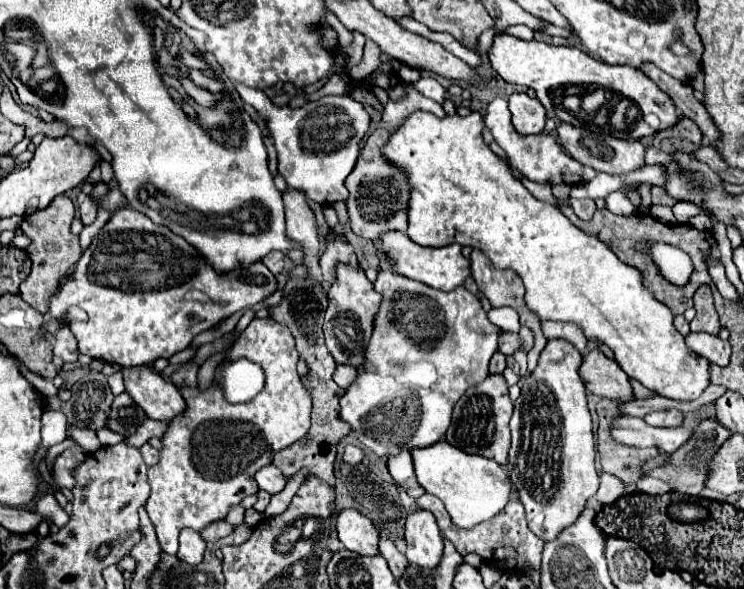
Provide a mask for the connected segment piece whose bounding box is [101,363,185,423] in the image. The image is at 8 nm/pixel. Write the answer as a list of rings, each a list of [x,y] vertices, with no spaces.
[[[106,363],[101,372],[108,377],[117,371],[123,373],[125,393],[131,395],[131,399],[147,413],[147,417],[169,423],[175,415],[185,411],[185,399],[181,391],[151,367],[121,367]]]

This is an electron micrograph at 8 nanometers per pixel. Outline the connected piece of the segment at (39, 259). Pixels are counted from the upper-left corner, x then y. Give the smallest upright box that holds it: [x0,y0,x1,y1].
[19,195,83,315]

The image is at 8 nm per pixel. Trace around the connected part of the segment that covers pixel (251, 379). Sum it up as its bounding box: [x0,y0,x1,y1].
[215,357,265,403]

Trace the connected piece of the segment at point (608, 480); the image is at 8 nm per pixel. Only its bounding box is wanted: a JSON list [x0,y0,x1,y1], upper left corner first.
[595,473,625,505]

